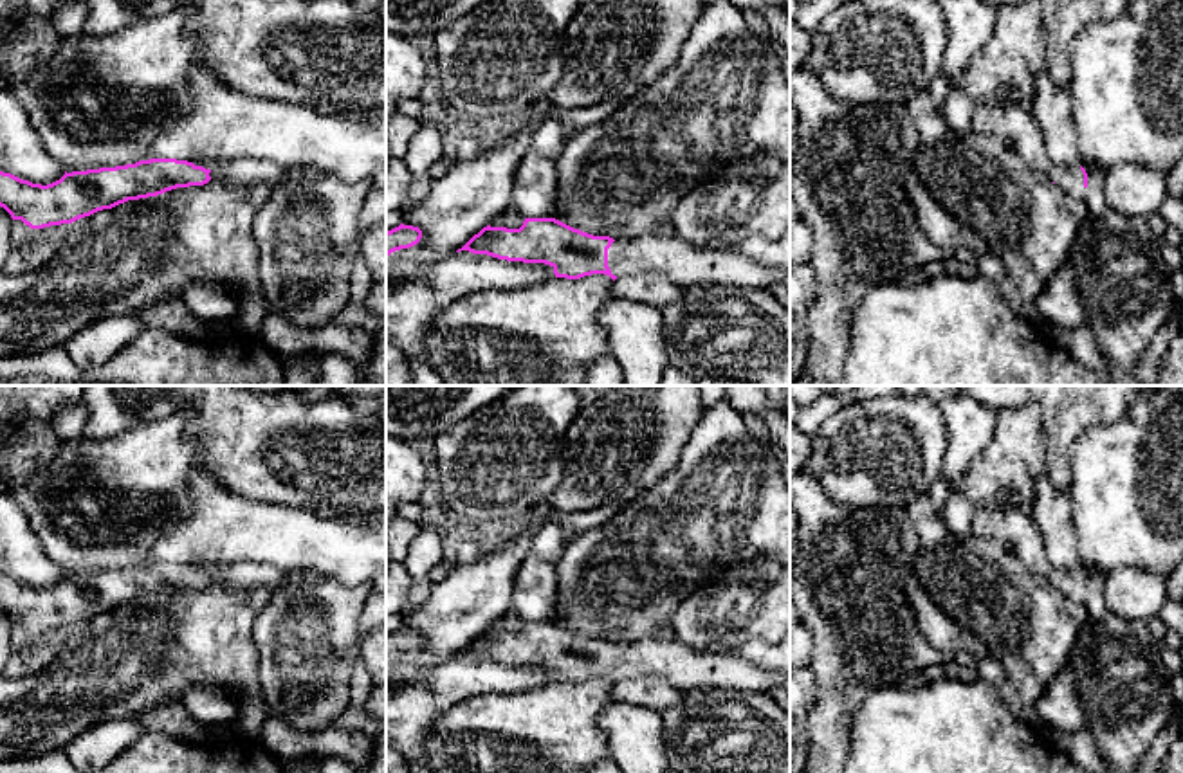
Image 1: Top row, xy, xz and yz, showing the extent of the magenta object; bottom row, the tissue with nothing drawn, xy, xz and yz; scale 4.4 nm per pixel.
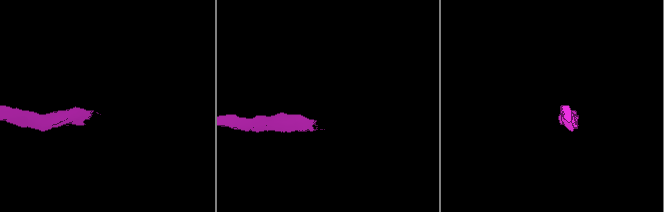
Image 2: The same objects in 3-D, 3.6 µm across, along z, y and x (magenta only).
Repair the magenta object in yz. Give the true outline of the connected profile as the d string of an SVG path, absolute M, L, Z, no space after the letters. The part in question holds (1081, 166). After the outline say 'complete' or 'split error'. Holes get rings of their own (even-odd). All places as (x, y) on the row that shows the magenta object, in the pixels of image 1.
M1053 164L1050 169L1050 178L1055 186L1064 193L1069 213L1082 223L1087 220L1089 211L1086 205L1086 187L1087 187L1087 173L1080 168L1064 168L1060 164Z | split error

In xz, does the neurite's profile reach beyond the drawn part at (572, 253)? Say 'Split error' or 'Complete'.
Split error

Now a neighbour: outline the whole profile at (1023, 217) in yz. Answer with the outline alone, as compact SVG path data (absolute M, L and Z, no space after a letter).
M947 128L932 144L918 148L912 171L943 209L985 240L988 252L1001 261L1003 272L1026 301L1037 299L1078 238L1082 223L1069 213L1064 193L1050 175L1030 168L1008 144L990 135Z

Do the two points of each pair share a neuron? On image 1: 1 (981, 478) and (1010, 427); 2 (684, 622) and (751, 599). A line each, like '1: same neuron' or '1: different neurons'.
1: same neuron
2: same neuron

